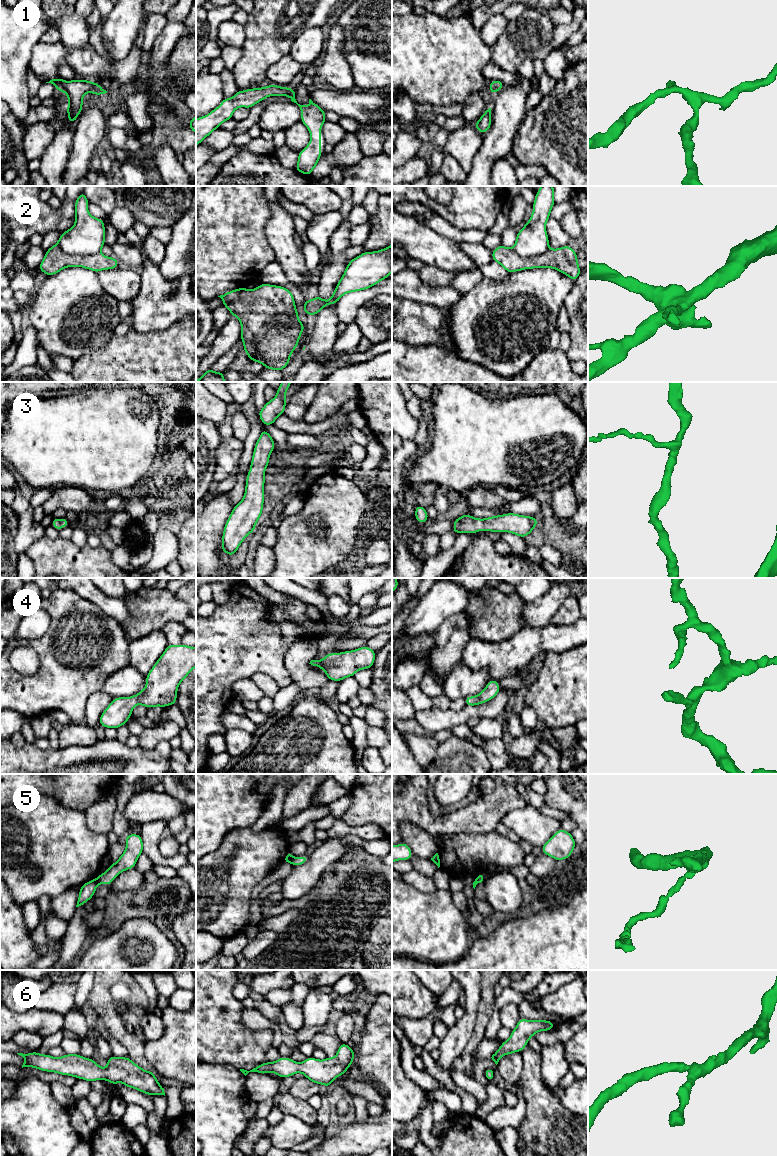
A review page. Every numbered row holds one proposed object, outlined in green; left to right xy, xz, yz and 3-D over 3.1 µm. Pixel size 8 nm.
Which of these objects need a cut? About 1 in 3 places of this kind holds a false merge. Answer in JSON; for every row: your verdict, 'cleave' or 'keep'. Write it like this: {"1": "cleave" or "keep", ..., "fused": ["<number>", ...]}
{"1": "keep", "2": "cleave", "3": "keep", "4": "keep", "5": "cleave", "6": "keep", "fused": ["2", "5"]}

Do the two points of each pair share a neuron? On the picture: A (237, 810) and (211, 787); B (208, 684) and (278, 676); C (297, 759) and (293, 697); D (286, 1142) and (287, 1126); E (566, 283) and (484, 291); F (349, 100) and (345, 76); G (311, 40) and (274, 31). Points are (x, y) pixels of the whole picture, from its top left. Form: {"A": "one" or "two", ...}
{"A": "one", "B": "one", "C": "two", "D": "one", "E": "one", "F": "two", "G": "two"}

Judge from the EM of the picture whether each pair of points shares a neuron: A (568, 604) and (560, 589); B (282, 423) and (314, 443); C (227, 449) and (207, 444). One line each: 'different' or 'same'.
A: different
B: different
C: different

